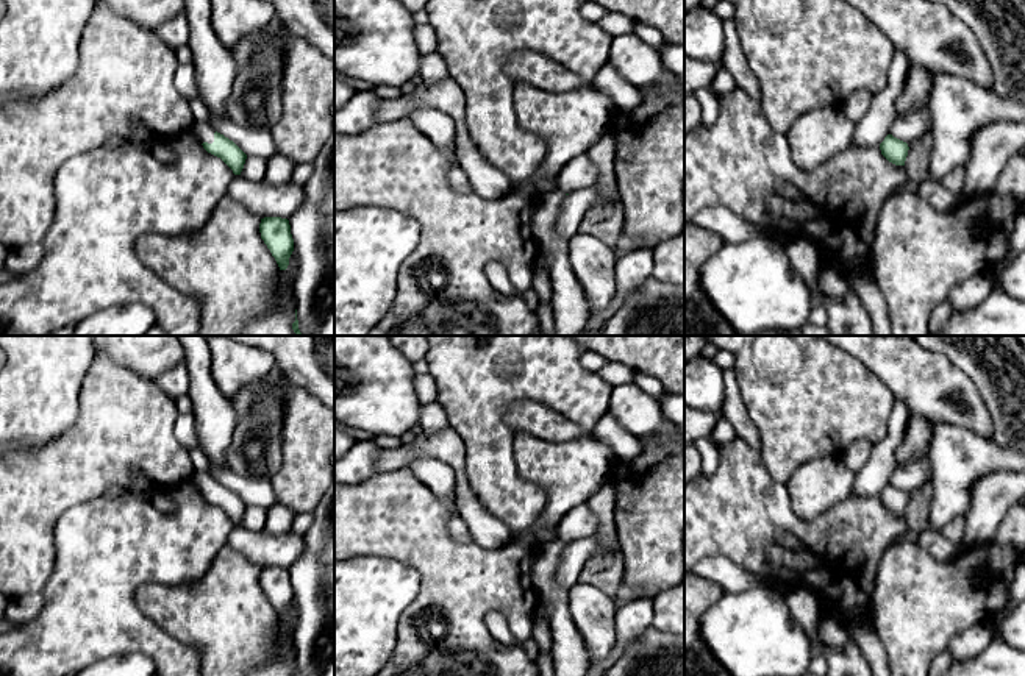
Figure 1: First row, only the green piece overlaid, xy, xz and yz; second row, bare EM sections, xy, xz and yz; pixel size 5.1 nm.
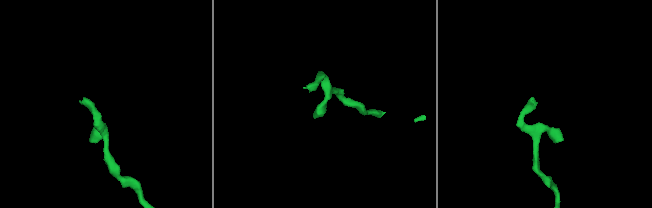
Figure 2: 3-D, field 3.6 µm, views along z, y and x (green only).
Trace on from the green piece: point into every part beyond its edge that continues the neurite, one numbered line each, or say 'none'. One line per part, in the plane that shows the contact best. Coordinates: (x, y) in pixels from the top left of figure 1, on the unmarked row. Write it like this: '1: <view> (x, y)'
1: xy (205, 483)

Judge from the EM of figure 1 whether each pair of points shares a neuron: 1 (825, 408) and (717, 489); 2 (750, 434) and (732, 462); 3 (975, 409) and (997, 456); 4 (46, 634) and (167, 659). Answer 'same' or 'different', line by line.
1: different
2: different
3: different
4: same

